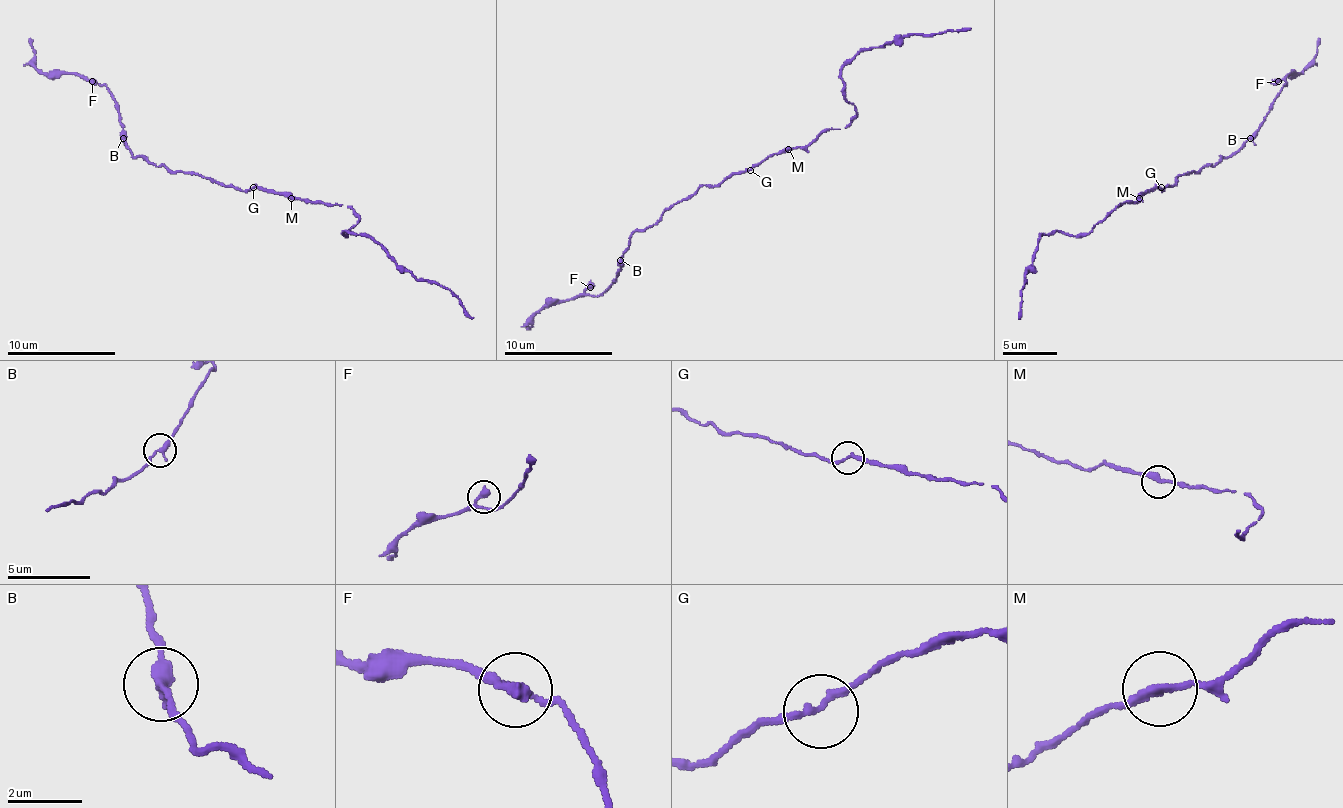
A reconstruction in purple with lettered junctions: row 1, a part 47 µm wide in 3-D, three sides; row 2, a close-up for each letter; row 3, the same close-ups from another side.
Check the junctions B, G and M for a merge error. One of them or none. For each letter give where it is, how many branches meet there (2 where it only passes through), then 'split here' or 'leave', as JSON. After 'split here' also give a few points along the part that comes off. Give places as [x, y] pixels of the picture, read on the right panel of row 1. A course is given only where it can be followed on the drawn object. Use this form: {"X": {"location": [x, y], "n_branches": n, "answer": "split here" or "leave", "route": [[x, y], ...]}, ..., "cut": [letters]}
{"B": {"location": [1250, 138], "n_branches": 2, "answer": "leave"}, "G": {"location": [1161, 187], "n_branches": 2, "answer": "leave"}, "M": {"location": [1139, 198], "n_branches": 2, "answer": "leave"}, "cut": []}

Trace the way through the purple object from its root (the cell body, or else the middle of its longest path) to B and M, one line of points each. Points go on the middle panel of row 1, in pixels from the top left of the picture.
B: (750, 168), (731, 173), (718, 184), (704, 184), (677, 200), (652, 225), (630, 236), (630, 244), (620, 260)
M: (750, 168), (788, 149)

